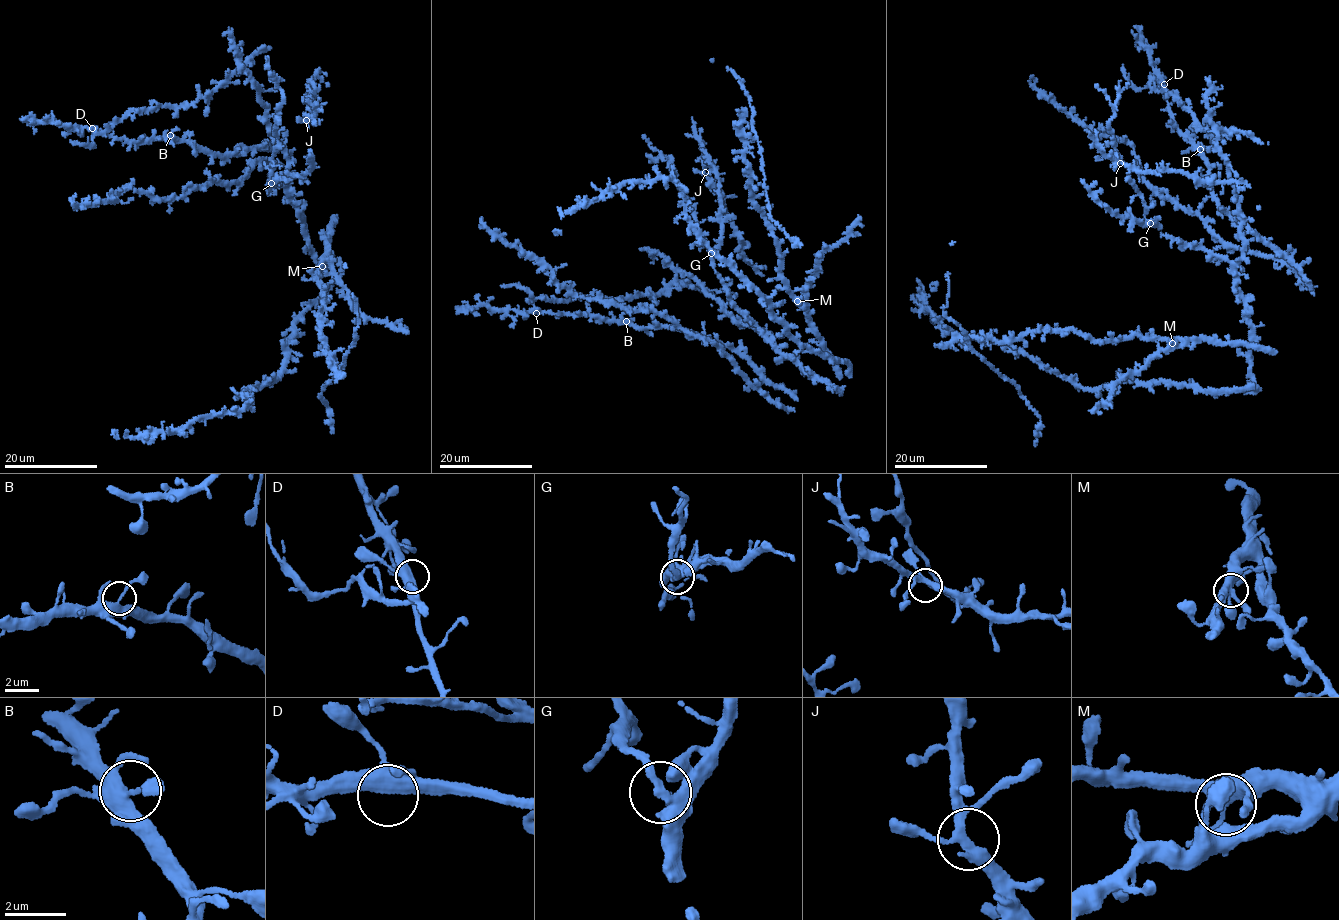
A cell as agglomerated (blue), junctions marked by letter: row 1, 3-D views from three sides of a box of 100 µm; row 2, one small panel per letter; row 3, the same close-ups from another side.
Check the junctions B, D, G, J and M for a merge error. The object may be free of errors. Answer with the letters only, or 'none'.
G

